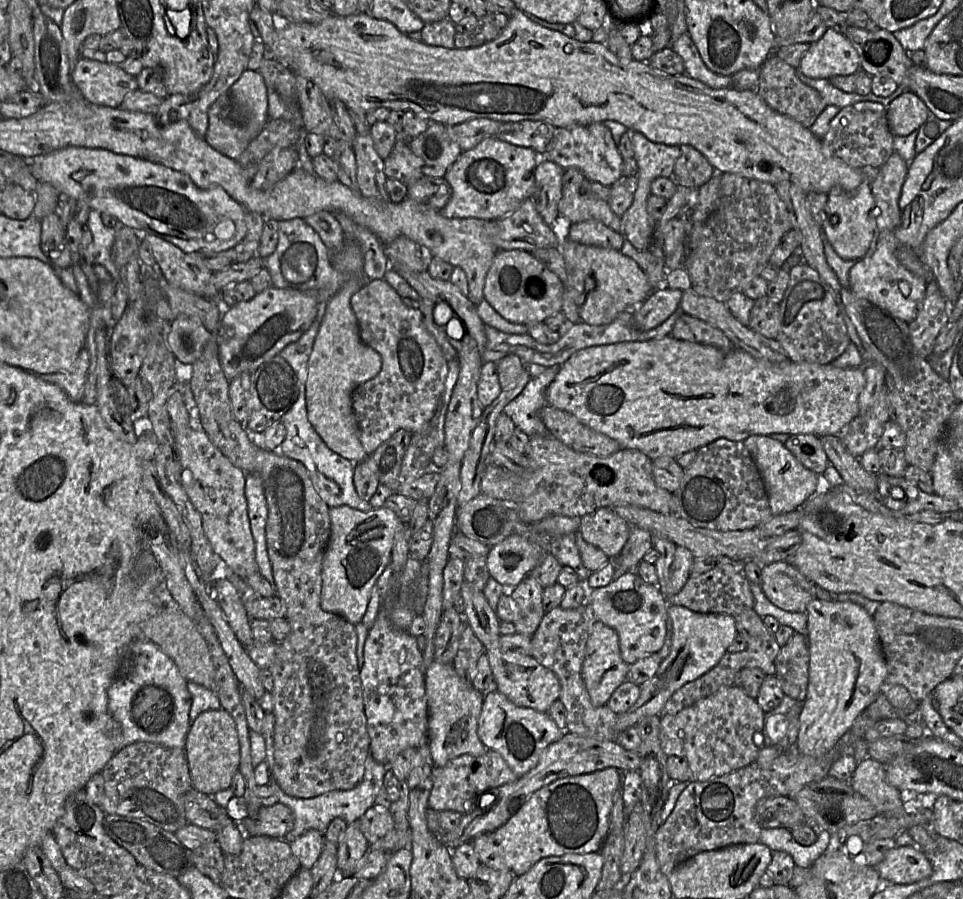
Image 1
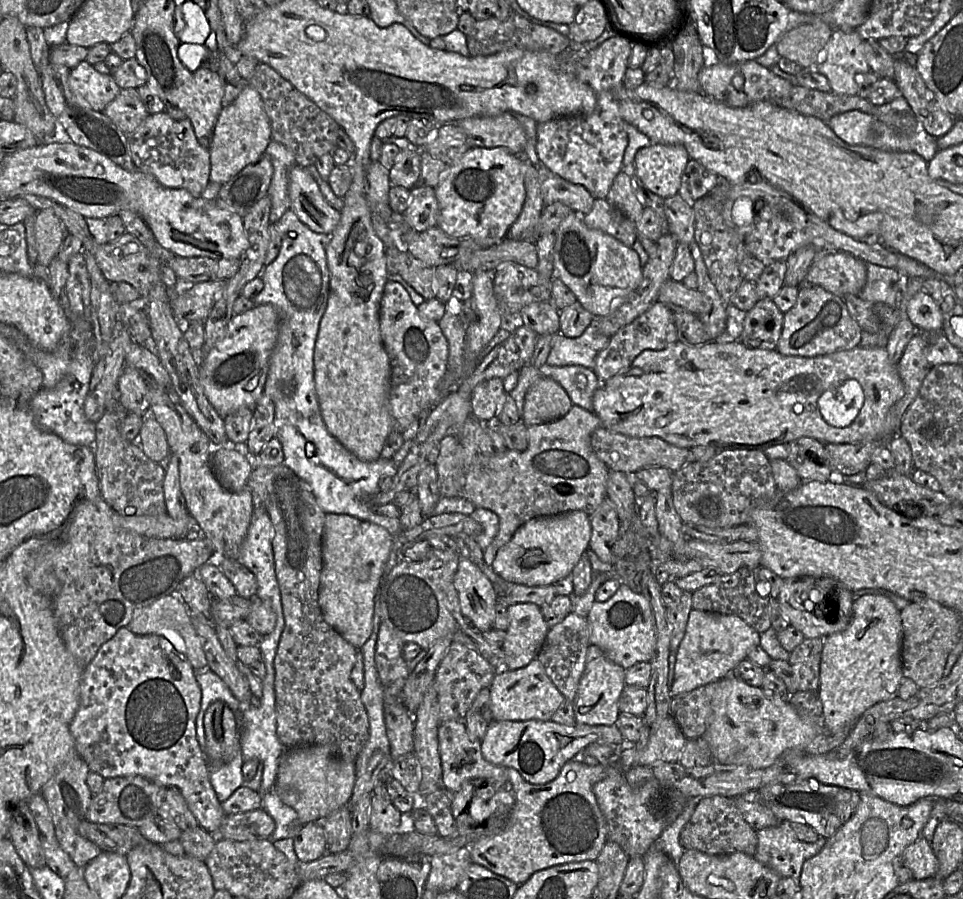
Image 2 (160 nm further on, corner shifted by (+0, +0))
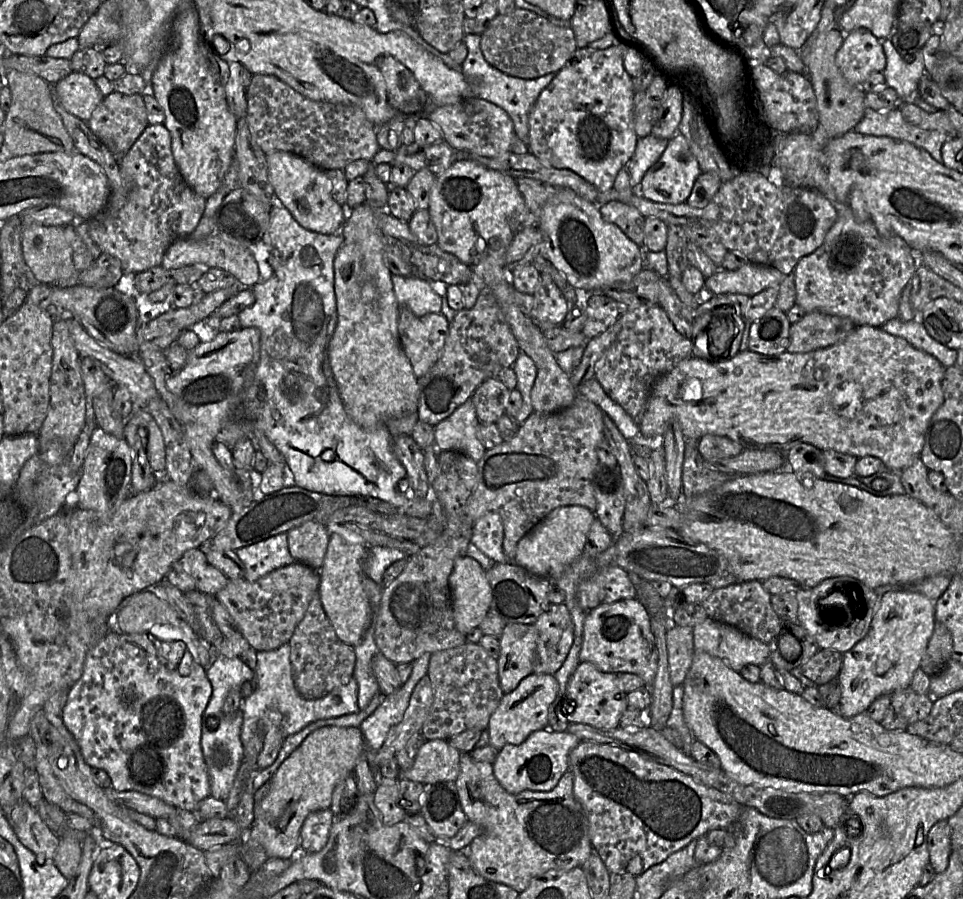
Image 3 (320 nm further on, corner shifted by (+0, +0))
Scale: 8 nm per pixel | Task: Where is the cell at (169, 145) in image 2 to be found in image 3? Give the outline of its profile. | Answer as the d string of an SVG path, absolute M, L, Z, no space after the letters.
M149 124L129 151L118 159L123 190L111 190L105 208L87 224L89 235L101 252L118 258L124 273L136 274L162 265L169 246L177 239L191 236L203 216L206 199L197 194L182 177L174 161L171 134L164 124Z

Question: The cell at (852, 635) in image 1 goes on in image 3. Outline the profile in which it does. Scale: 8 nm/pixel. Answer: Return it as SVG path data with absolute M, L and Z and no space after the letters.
M910 591L884 593L873 616L867 635L843 653L842 668L837 676L841 699L837 712L852 718L865 712L878 697L909 686L935 627L936 601Z

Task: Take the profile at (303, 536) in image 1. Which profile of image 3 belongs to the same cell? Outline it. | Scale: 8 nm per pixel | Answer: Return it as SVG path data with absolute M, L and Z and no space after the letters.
M319 592L313 596L303 619L290 641L290 662L295 687L308 700L326 696L333 689L349 682L354 675L356 655L354 647L339 639L327 617Z

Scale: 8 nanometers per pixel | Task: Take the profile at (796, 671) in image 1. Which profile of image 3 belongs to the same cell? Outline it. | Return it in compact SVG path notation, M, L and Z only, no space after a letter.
M819 649L819 651L800 668L802 674L813 681L818 687L834 680L838 676L842 664L842 653L832 649Z

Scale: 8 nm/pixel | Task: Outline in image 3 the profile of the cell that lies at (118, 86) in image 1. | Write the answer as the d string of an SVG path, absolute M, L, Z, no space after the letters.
M77 71L57 82L54 90L65 110L84 121L91 118L104 98L95 80Z

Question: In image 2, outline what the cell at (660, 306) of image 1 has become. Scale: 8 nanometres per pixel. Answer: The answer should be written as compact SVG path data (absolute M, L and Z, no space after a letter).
M656 302L610 338L609 344L597 355L593 371L601 382L605 382L628 369L644 350L663 350L676 341L678 337L674 312L663 303Z

